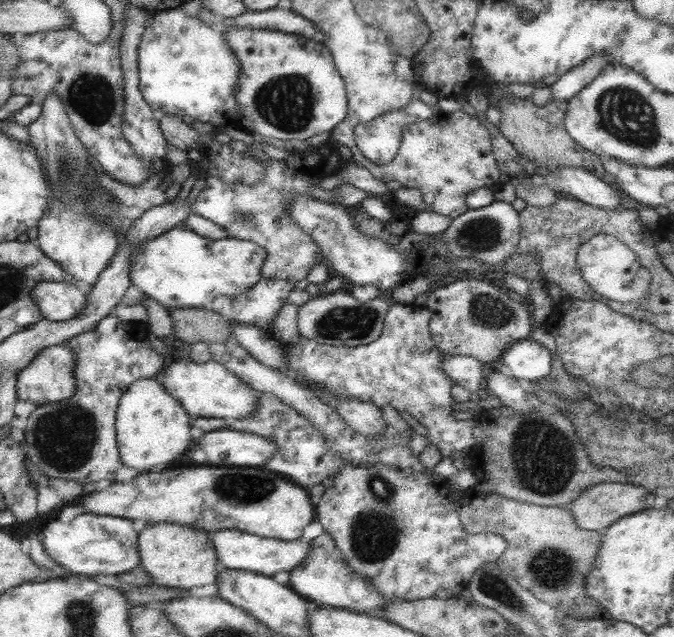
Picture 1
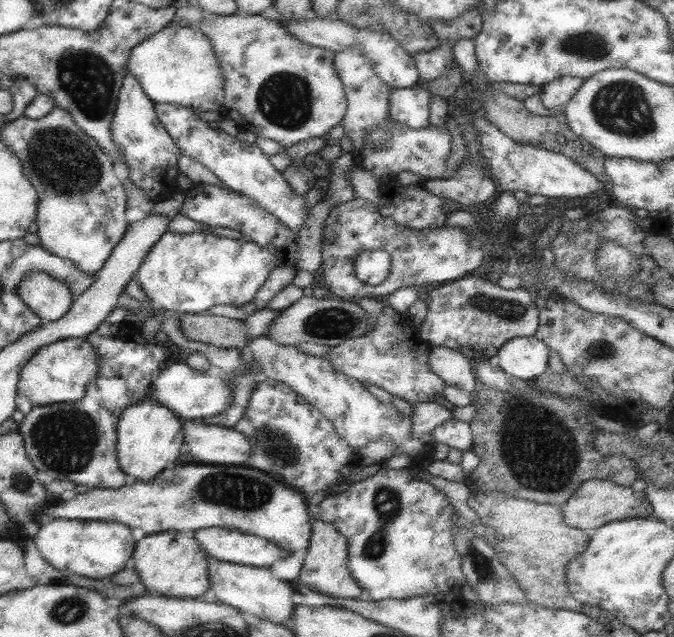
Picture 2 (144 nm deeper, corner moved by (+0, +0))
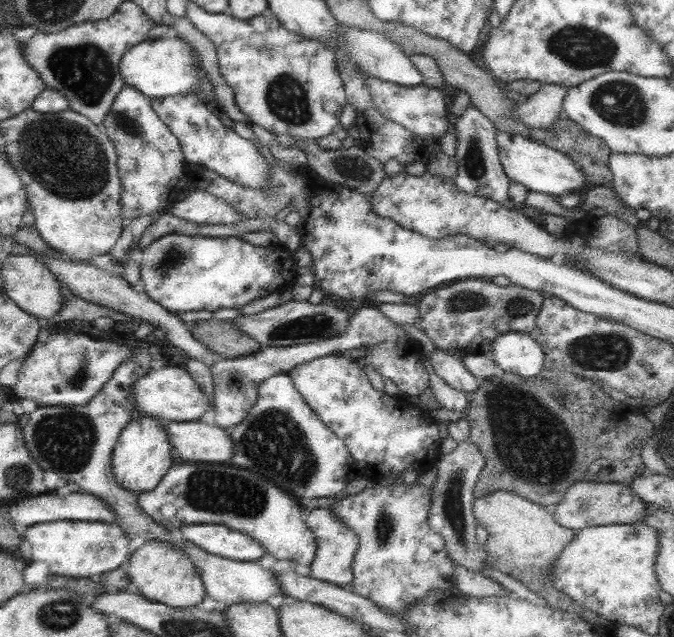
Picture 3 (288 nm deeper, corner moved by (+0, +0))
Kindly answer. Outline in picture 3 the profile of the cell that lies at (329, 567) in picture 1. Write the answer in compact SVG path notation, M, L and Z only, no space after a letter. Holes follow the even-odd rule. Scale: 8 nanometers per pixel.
M315 508L309 514L305 514L303 520L309 526L309 530L313 532L315 544L317 544L315 558L313 558L311 566L309 566L311 568L309 578L315 578L315 580L339 586L339 588L347 588L353 582L351 562L353 562L353 556L355 556L355 552L359 548L357 534L351 528L347 528L343 524L343 520L337 520L335 514L329 508Z

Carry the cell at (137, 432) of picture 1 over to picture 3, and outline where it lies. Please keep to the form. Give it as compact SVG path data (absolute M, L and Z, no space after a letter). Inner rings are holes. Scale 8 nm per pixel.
M143 418L141 422L129 422L113 448L111 454L111 472L113 472L113 480L133 492L133 494L141 494L141 492L151 492L159 480L171 470L171 446L169 446L169 436L165 434L165 428L161 422L153 420L153 418Z

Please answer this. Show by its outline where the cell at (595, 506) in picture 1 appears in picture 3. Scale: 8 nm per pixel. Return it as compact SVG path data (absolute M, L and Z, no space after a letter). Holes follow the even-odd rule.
M577 482L565 490L561 500L551 508L553 520L563 528L579 532L583 528L609 526L609 524L635 524L645 518L647 504L631 492L629 486L601 484L601 482Z

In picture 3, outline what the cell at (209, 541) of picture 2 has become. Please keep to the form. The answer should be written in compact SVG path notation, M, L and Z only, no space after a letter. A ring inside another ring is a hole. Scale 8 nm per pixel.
M191 524L179 528L179 534L193 546L227 560L255 562L265 556L261 544L223 524Z

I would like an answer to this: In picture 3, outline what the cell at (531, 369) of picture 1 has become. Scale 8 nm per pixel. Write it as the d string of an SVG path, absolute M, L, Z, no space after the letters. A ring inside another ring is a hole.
M507 332L497 336L497 340L491 344L489 356L501 368L501 374L527 378L543 372L545 354L537 340L533 340L529 334Z

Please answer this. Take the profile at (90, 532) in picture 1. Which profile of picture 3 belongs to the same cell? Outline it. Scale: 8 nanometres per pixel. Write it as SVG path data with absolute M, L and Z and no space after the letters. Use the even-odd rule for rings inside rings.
M55 520L51 524L29 526L21 540L31 546L31 562L45 562L53 578L93 578L111 572L129 560L127 534L121 526L105 526L103 522L71 522Z

